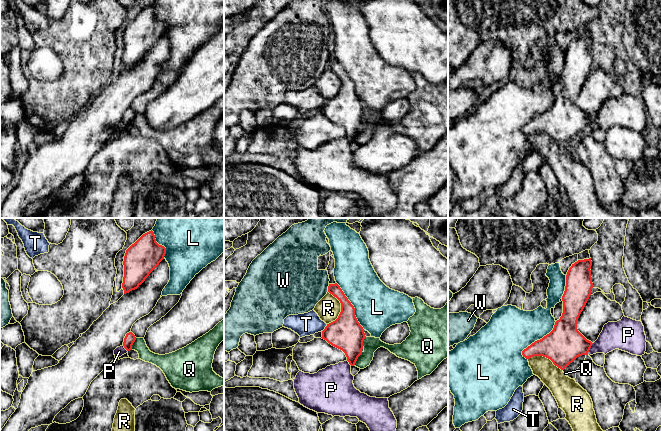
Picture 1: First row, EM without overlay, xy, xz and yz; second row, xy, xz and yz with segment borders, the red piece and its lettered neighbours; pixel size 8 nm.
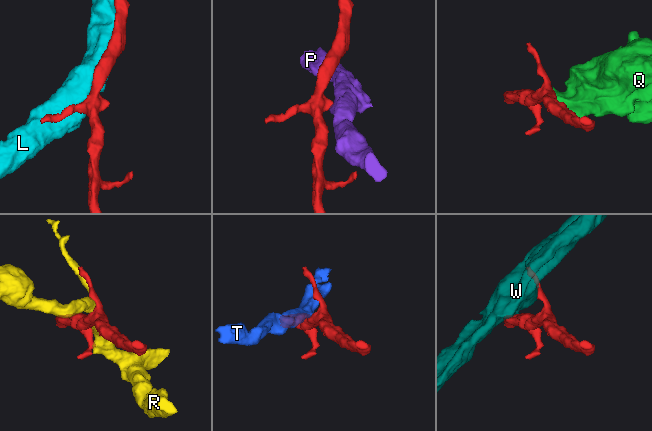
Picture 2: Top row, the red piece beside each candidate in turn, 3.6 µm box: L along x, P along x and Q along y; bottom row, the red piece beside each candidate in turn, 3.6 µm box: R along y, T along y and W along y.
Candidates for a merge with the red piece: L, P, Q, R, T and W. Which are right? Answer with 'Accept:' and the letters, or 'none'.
Accept: none

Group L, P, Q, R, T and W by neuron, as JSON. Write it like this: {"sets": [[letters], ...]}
{"sets": [["L"], ["P"], ["Q"], ["R"], ["T"], ["W"]]}

